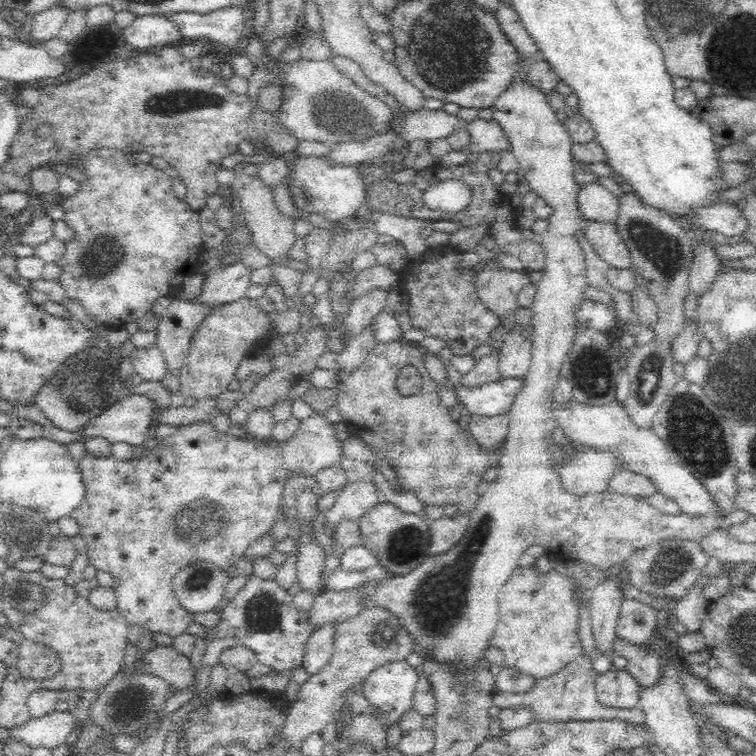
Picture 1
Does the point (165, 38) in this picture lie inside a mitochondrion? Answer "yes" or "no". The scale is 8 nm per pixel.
no

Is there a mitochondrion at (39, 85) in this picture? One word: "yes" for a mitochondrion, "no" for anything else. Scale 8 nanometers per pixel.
no

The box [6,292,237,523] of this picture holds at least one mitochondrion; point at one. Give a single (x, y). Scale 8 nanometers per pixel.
(84, 392)

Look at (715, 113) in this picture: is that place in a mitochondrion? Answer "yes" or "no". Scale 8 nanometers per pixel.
no

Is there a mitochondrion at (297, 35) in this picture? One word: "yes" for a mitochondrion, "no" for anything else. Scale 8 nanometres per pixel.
no

